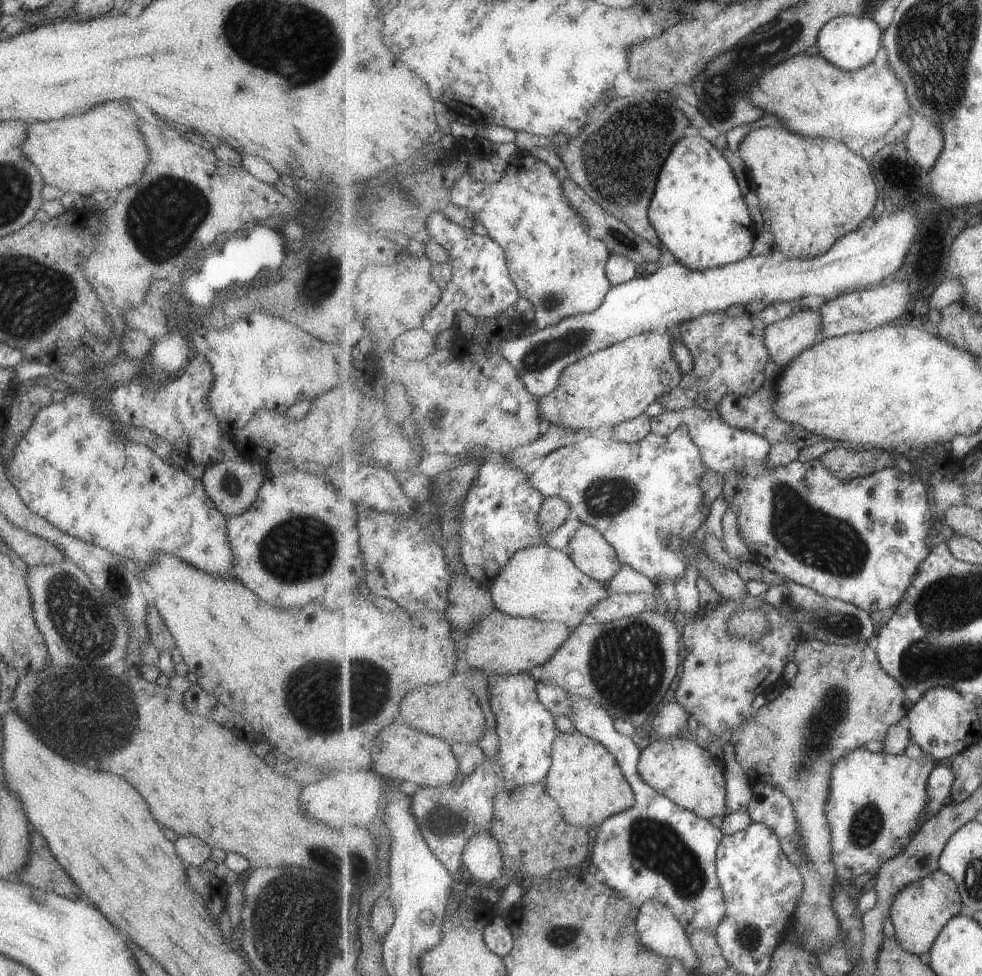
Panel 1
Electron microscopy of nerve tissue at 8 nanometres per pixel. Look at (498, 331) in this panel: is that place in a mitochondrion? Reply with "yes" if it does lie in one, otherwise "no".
no

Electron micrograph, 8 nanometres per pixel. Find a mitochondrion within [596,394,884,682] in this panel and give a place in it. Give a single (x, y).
(815, 539)

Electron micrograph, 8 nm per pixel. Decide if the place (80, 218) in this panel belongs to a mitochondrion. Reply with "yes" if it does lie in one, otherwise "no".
no

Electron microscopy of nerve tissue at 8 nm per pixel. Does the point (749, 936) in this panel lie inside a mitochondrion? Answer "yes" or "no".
yes

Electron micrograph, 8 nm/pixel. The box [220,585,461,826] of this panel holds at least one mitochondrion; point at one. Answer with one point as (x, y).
(322, 711)

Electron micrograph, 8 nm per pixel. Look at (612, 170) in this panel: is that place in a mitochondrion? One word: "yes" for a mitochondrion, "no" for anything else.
yes

